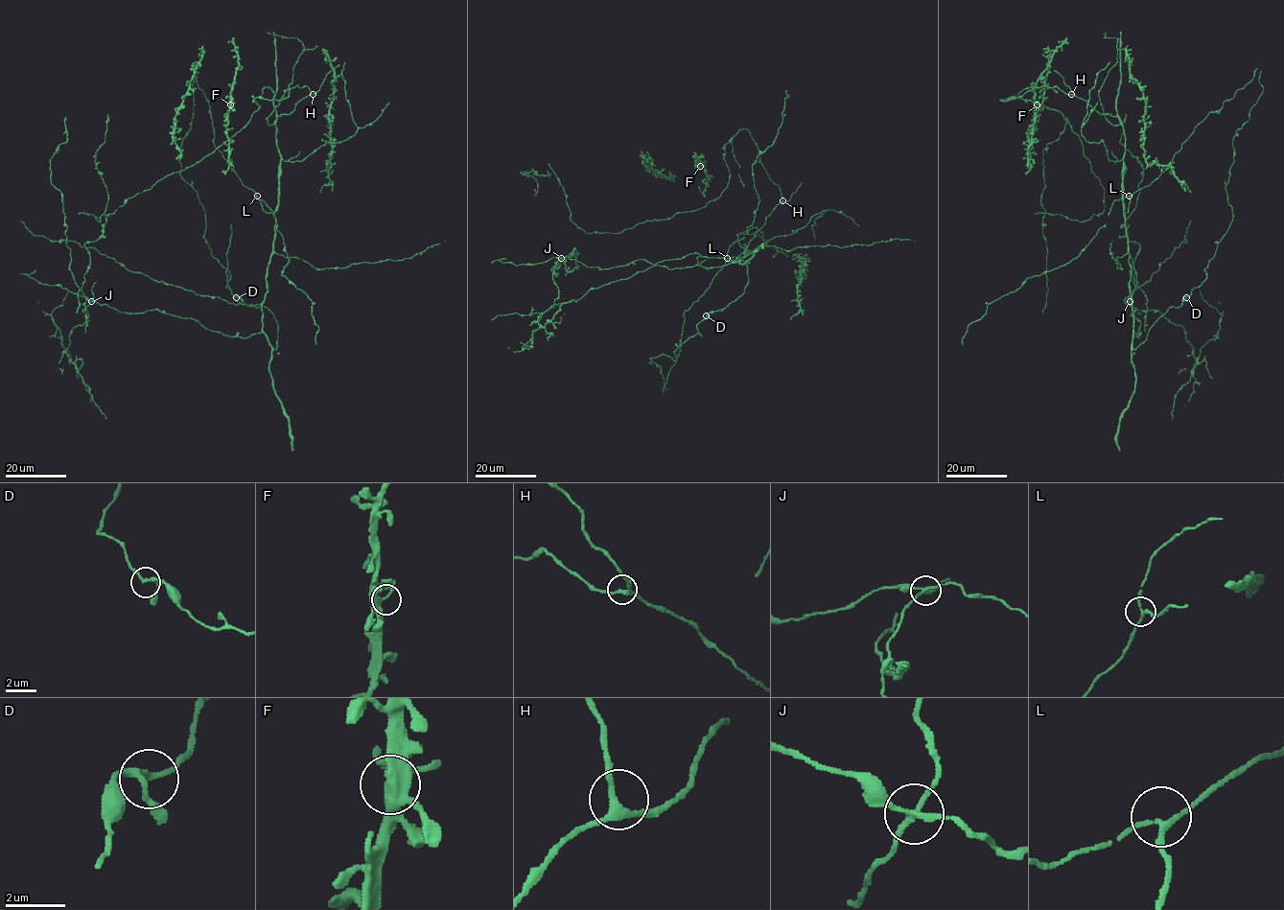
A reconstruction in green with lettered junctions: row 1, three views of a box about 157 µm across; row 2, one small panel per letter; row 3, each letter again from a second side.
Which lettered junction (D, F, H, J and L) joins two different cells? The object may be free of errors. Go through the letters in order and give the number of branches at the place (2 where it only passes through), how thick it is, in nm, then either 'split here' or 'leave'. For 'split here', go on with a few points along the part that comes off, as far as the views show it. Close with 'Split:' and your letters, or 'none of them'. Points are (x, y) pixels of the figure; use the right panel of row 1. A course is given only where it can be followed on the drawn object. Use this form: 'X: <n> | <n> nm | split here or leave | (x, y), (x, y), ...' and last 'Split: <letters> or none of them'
D: 3 | 180 nm | leave
F: 4 | 280 nm | leave
H: 3 | 240 nm | leave
J: 4 | 180 nm | split here | (1129, 301), (1147, 311), (1132, 271), (1139, 244), (1128, 240), (1126, 221), (1143, 168), (1120, 142), (1125, 114)
L: 3 | 160 nm | leave
Split: J

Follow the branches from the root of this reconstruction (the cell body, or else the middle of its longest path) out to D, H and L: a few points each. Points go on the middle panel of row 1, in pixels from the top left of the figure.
D: (746, 253), (751, 252), (733, 261), (743, 261), (747, 266), (748, 283), (744, 292), (726, 307), (706, 315)
H: (746, 253), (749, 241), (782, 200)
L: (746, 253), (727, 258)

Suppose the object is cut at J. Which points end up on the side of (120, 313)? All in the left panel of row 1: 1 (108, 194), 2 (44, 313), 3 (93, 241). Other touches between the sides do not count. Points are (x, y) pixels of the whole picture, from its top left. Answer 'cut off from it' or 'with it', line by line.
1: cut off from it
2: cut off from it
3: cut off from it

